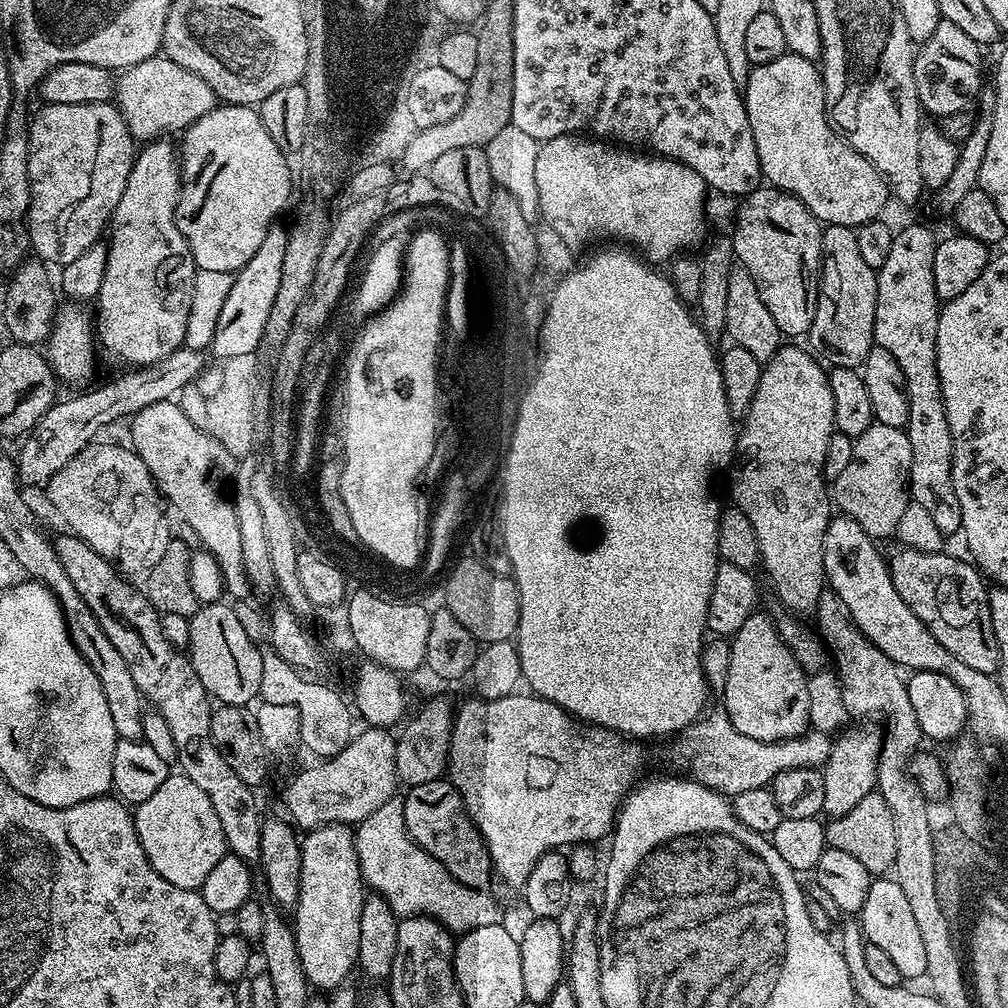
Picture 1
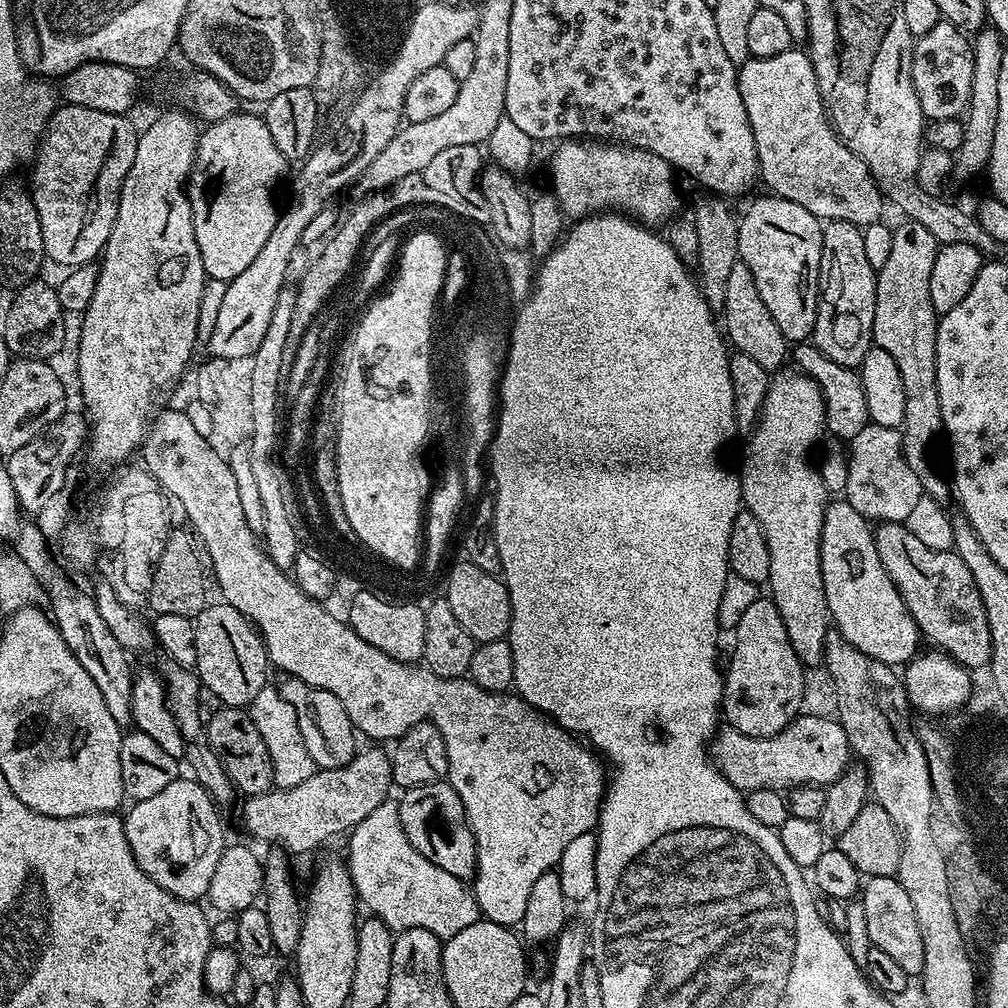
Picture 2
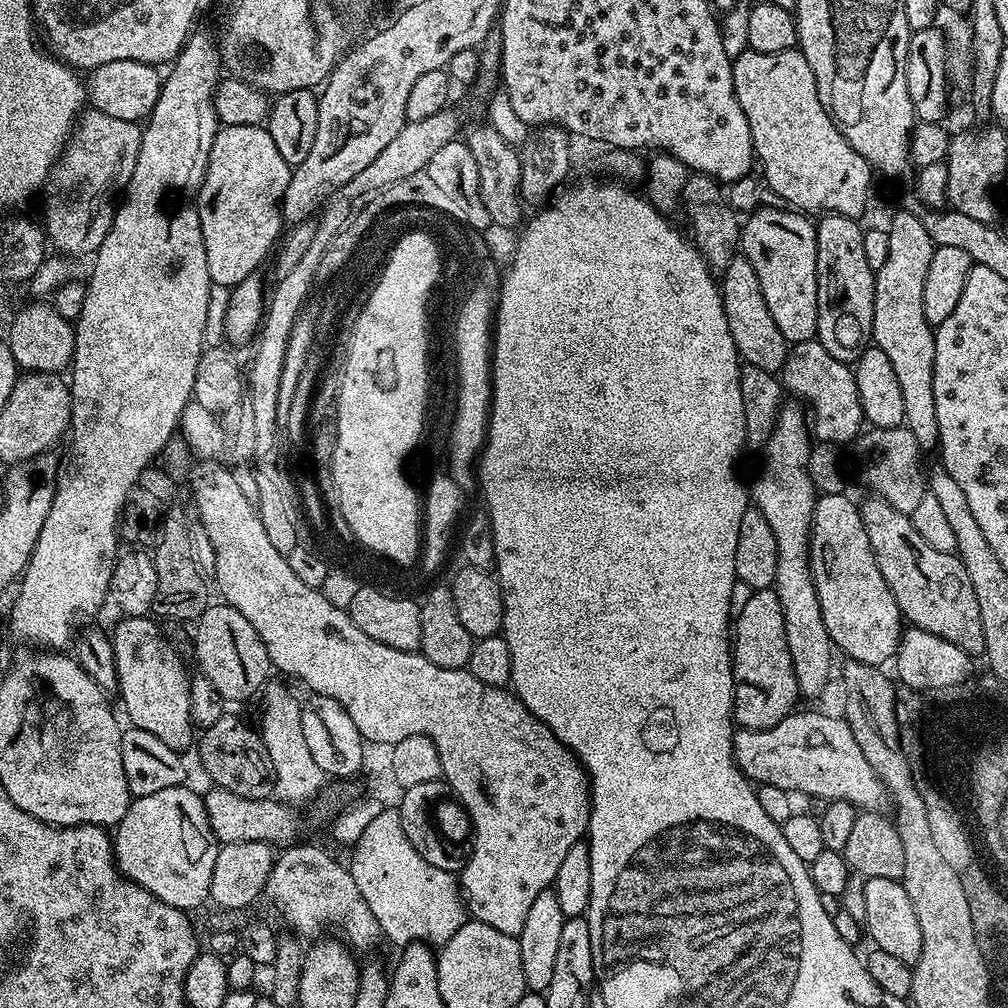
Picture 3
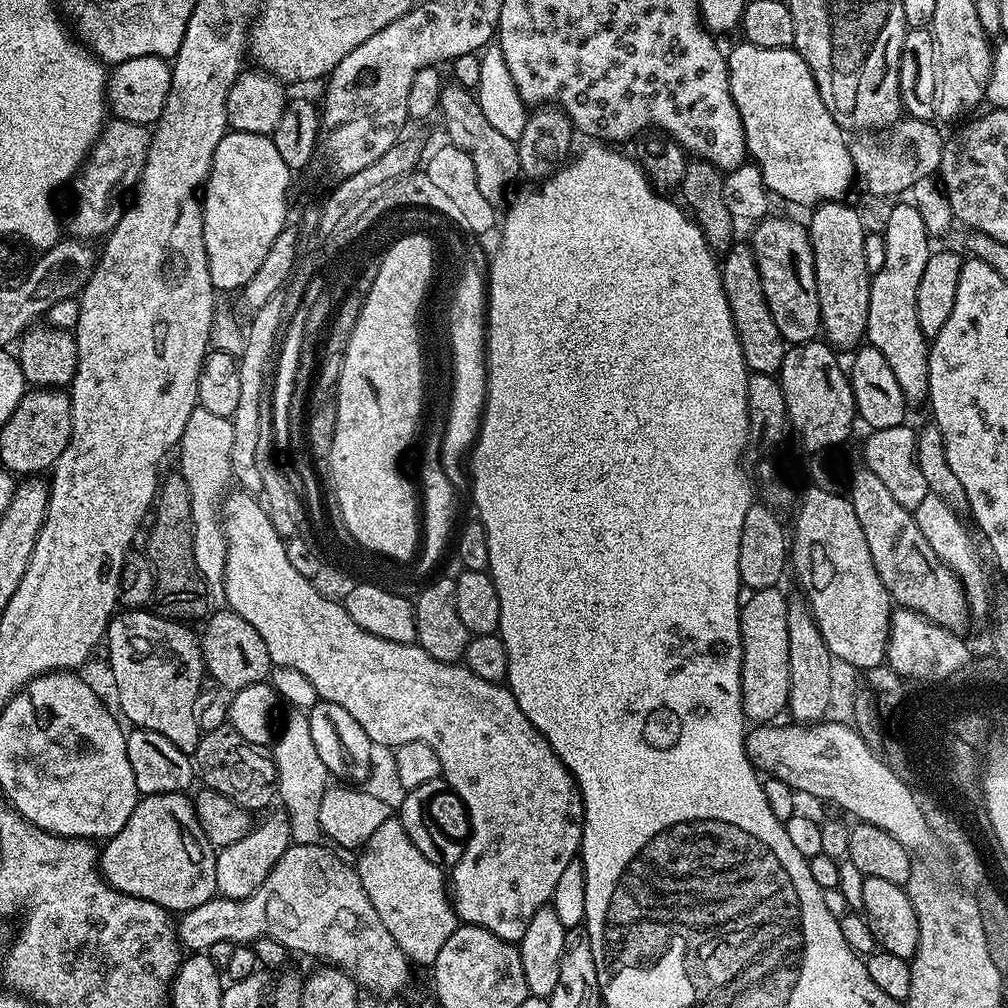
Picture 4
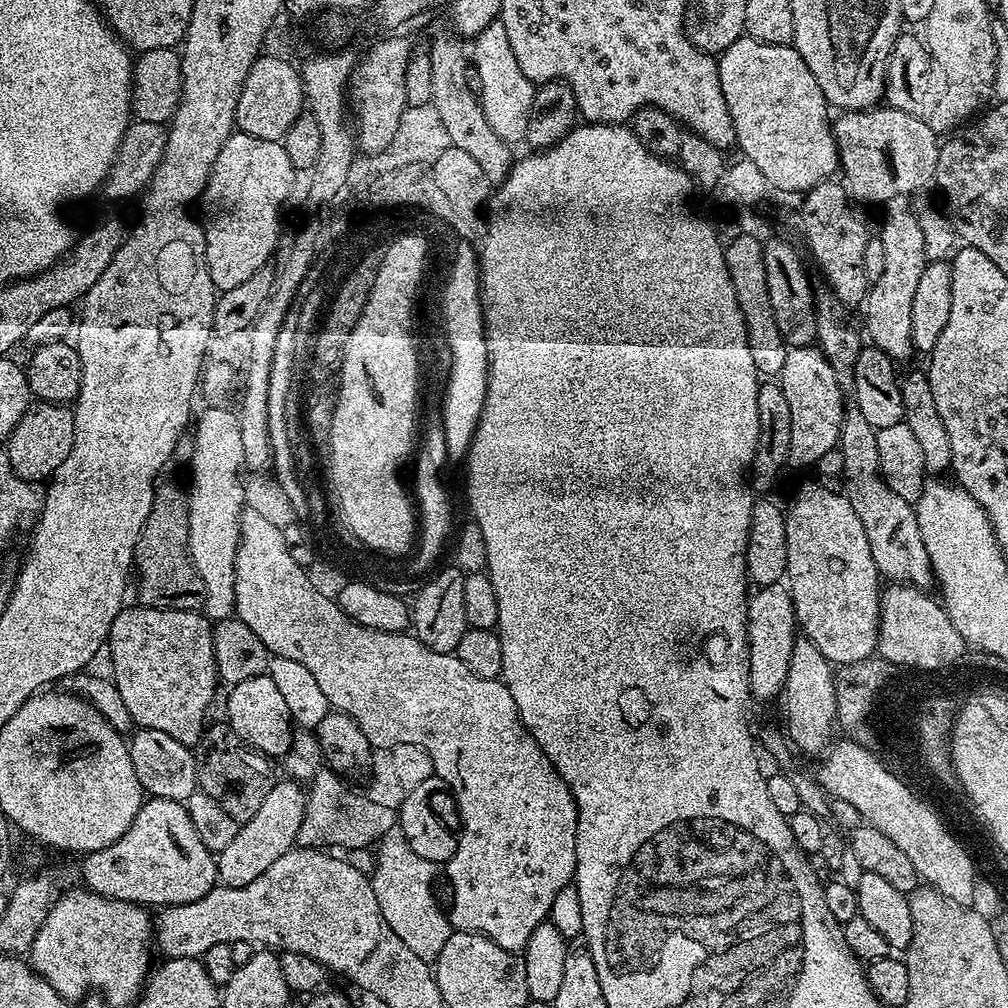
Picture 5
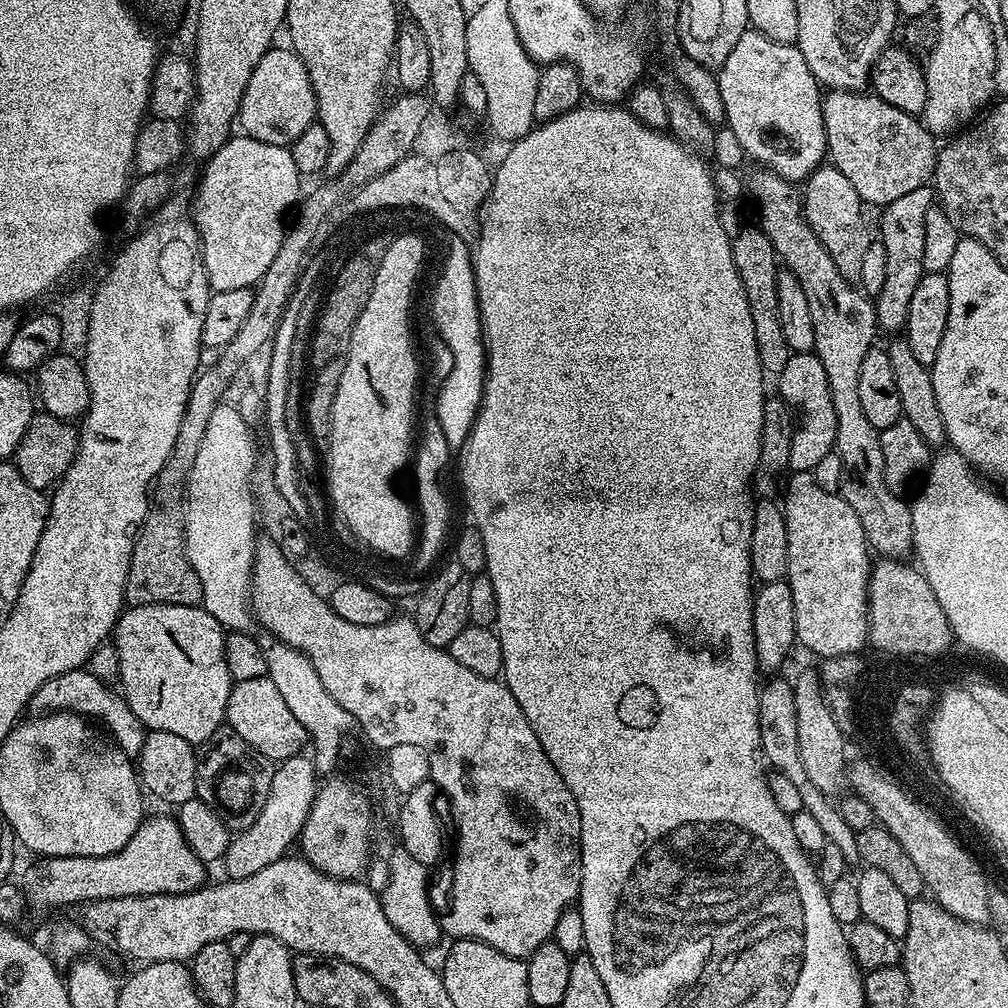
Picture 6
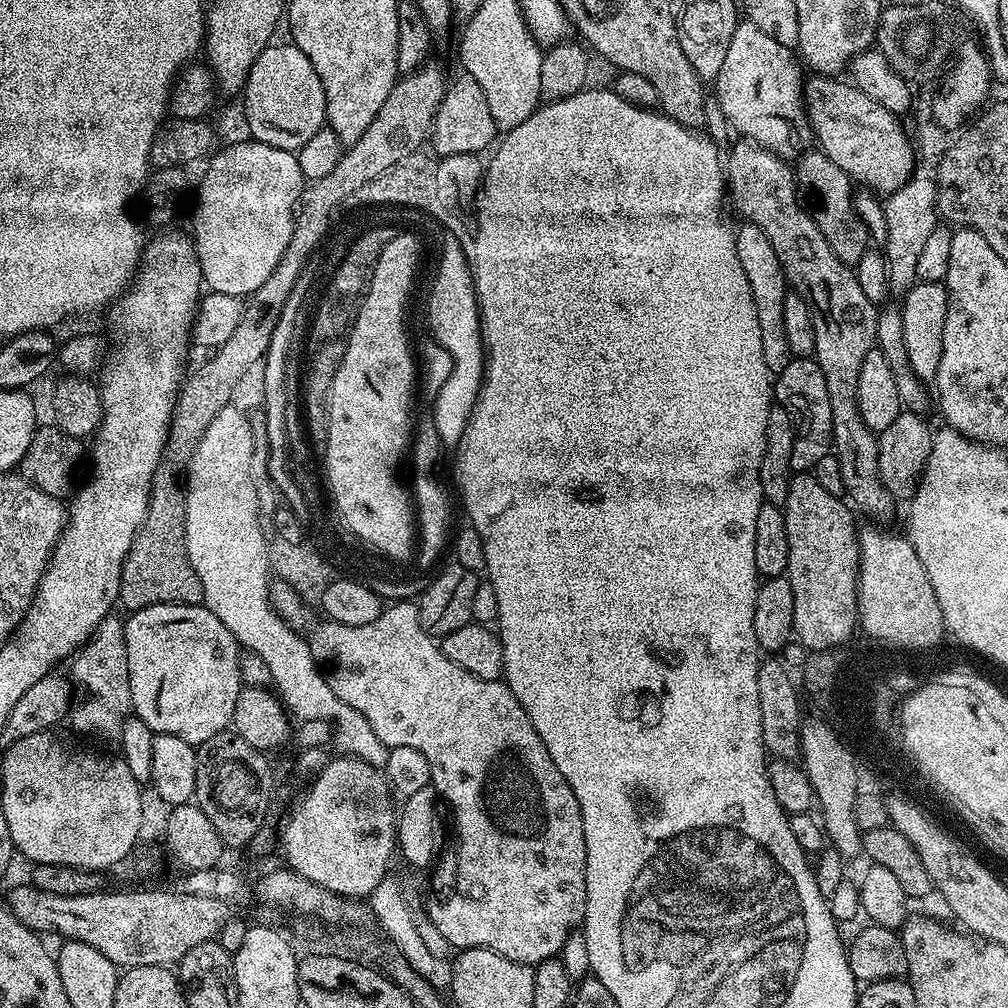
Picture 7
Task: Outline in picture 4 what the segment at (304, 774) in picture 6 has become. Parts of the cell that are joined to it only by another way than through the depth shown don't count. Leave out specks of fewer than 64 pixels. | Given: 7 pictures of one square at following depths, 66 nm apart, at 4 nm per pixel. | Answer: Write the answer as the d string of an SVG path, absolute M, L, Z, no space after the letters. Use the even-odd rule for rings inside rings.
M284 810L269 811L264 821L257 823L238 842L219 849L216 854L216 890L225 900L241 900L250 898L262 882L266 882L266 874L274 870L274 862L286 854L288 845L292 843L290 822Z

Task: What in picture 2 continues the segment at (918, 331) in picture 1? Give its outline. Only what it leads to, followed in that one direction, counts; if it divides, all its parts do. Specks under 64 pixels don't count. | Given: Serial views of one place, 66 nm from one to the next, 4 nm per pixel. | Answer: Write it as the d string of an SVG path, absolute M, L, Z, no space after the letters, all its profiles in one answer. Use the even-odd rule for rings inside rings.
M904 218L900 225L892 228L894 242L890 246L890 254L886 258L886 266L882 266L876 273L876 301L874 302L874 330L872 342L875 347L886 350L894 363L898 365L898 371L902 374L902 387L906 390L906 418L902 435L904 437L904 457L910 462L910 470L918 474L920 484L924 487L924 495L931 500L946 501L950 496L950 484L932 469L932 460L928 457L928 451L932 443L944 431L942 422L942 410L938 406L938 370L936 369L936 326L938 314L930 302L930 270L934 267L937 242L934 234L926 230L919 222Z

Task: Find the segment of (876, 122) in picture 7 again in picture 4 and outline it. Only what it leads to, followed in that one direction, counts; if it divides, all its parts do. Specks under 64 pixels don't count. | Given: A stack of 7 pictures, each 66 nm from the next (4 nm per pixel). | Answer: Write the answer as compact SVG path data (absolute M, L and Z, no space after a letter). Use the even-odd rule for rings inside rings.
M901 118L883 134L873 134L864 130L853 135L856 137L851 137L848 149L852 155L852 170L858 184L868 188L872 196L896 196L899 192L907 193L914 186L914 182L919 182L921 178L935 177L940 171L945 137L940 136L939 130L934 125L932 120Z

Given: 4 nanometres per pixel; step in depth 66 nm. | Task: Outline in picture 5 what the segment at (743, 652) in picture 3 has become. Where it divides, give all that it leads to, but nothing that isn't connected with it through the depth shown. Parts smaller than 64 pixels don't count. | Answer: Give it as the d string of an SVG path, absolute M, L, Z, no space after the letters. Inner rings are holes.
M783 583L766 584L757 587L748 601L748 649L750 650L750 690L753 701L772 700L784 691L786 674L790 670L790 654L794 650L794 642L798 639L796 611L792 601L792 593Z

